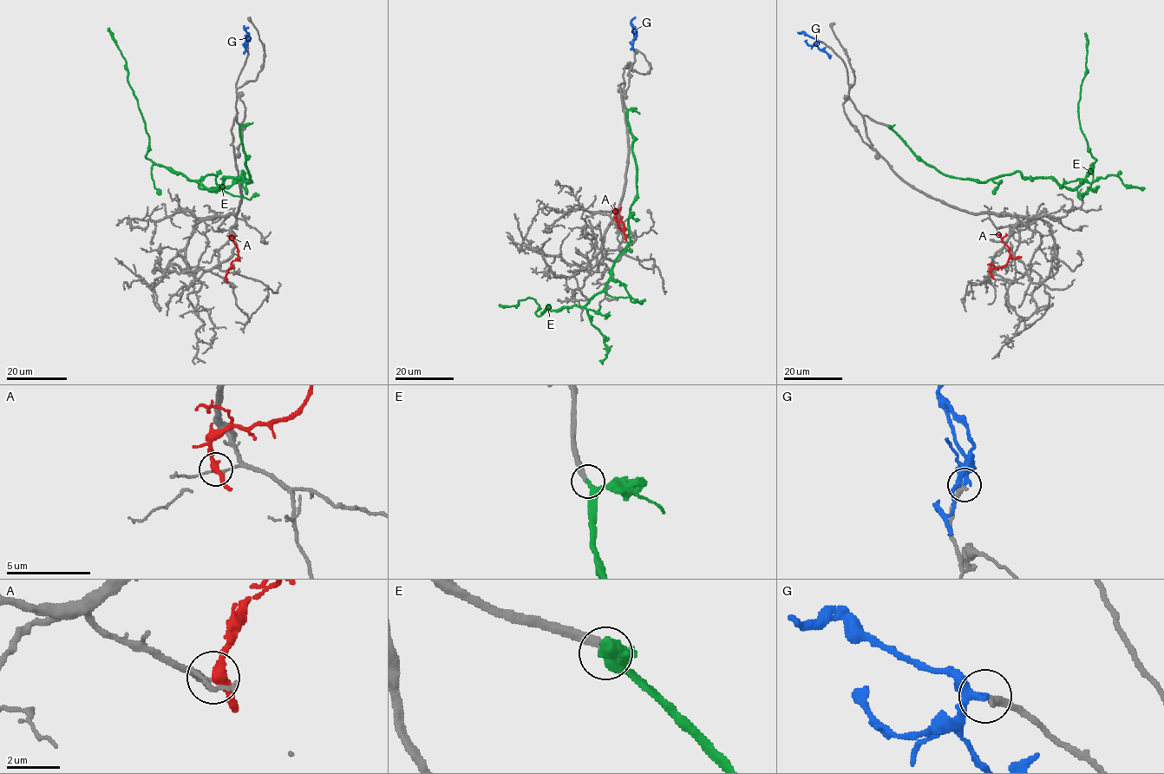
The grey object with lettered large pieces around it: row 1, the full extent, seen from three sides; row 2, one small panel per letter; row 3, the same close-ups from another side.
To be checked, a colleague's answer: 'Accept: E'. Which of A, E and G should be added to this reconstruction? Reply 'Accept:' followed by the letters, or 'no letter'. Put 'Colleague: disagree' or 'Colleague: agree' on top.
Colleague: agree
Accept: E

